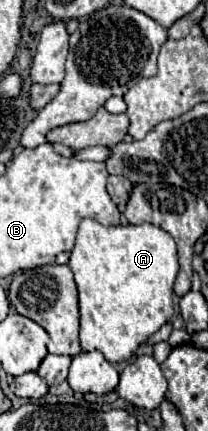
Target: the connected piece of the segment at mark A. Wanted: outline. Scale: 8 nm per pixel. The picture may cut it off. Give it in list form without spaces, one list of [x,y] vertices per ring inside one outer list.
[[[83,219],[67,263],[75,275],[81,309],[81,349],[101,351],[109,363],[127,361],[173,315],[173,283],[179,271],[173,237],[151,223],[101,225]]]

